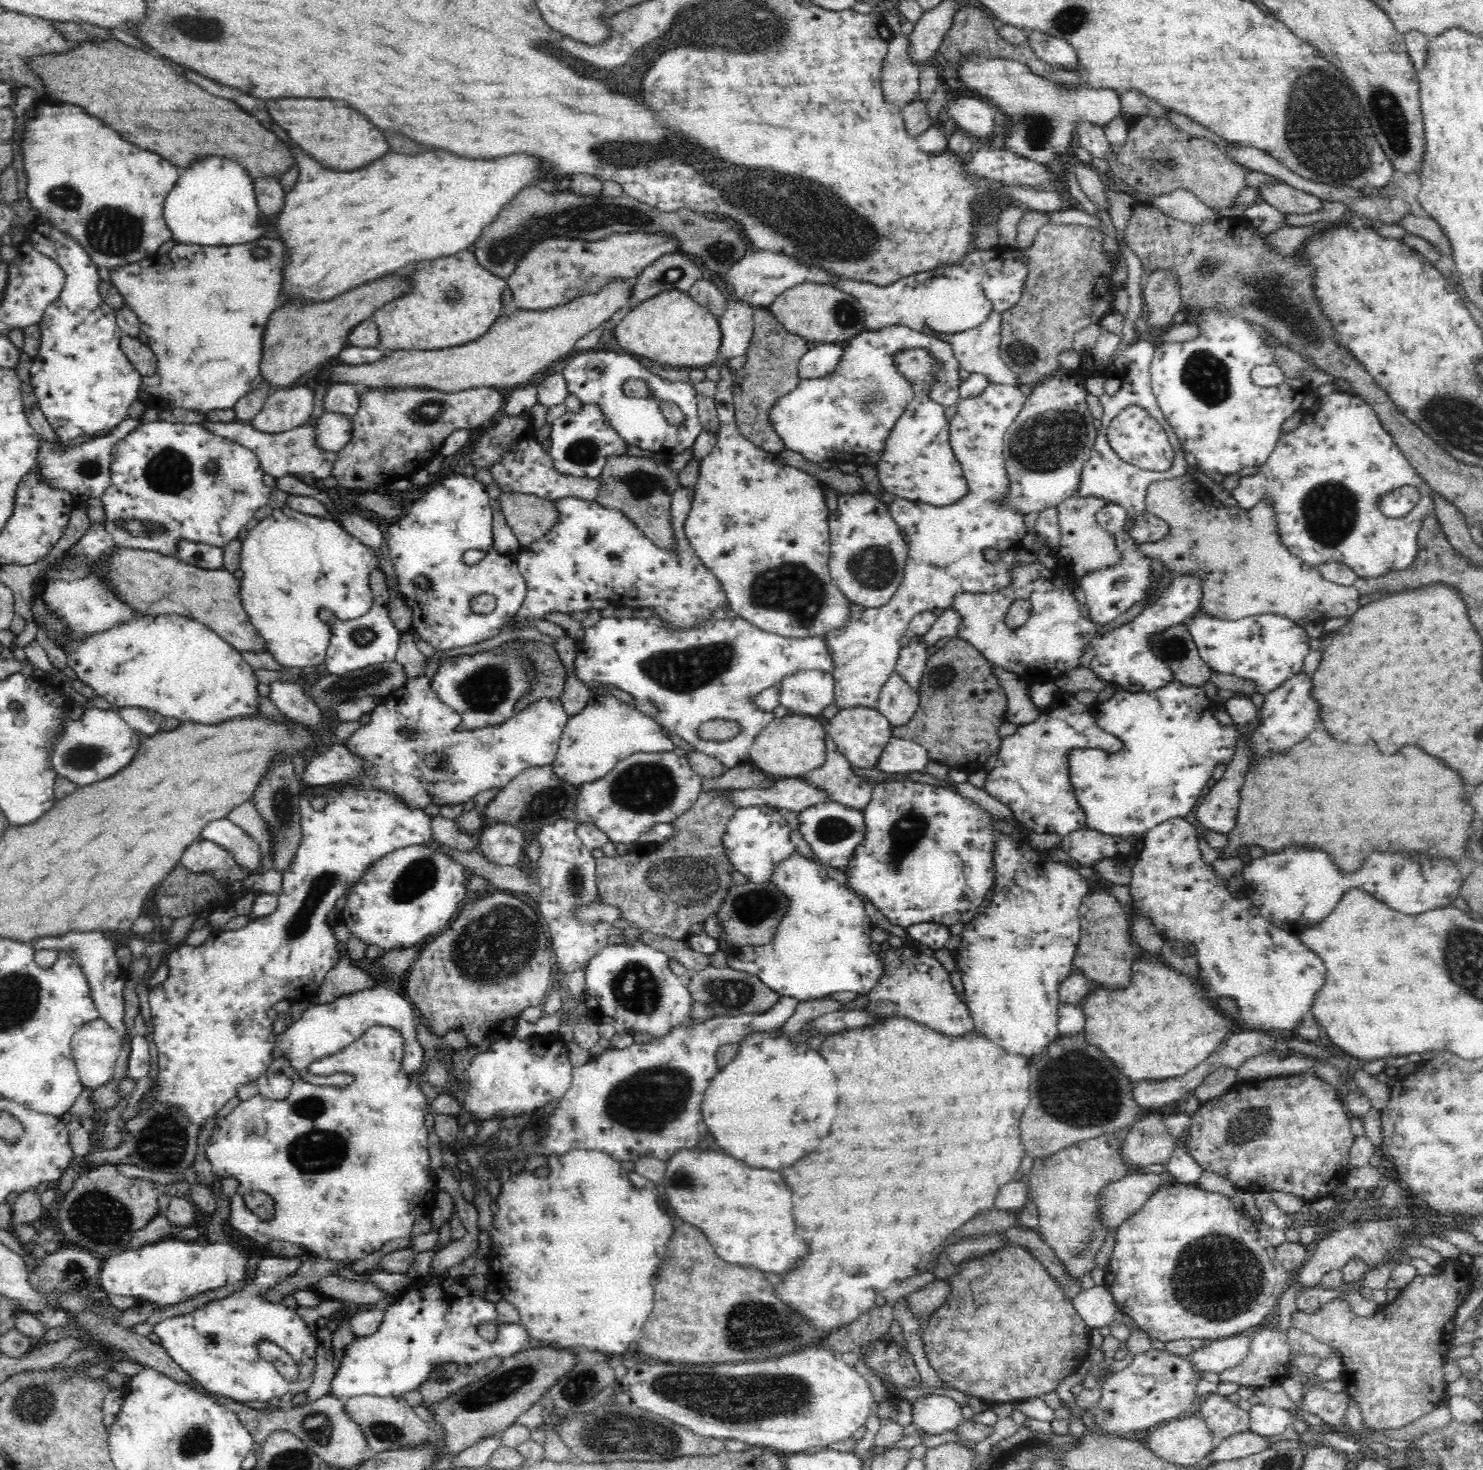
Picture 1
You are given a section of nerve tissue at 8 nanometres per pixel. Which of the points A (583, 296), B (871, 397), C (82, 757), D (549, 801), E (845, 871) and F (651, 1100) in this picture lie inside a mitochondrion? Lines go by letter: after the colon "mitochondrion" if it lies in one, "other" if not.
A: other
B: mitochondrion
C: mitochondrion
D: mitochondrion
E: other
F: mitochondrion

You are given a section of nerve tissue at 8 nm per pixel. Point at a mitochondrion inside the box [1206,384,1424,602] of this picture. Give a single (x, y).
(1329, 513)

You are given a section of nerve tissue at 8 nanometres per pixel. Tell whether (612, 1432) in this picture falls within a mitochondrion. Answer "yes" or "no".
yes

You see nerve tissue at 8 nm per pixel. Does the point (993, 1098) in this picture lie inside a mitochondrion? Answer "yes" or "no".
no

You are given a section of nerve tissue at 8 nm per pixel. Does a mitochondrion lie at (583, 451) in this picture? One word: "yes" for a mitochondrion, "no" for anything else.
yes

